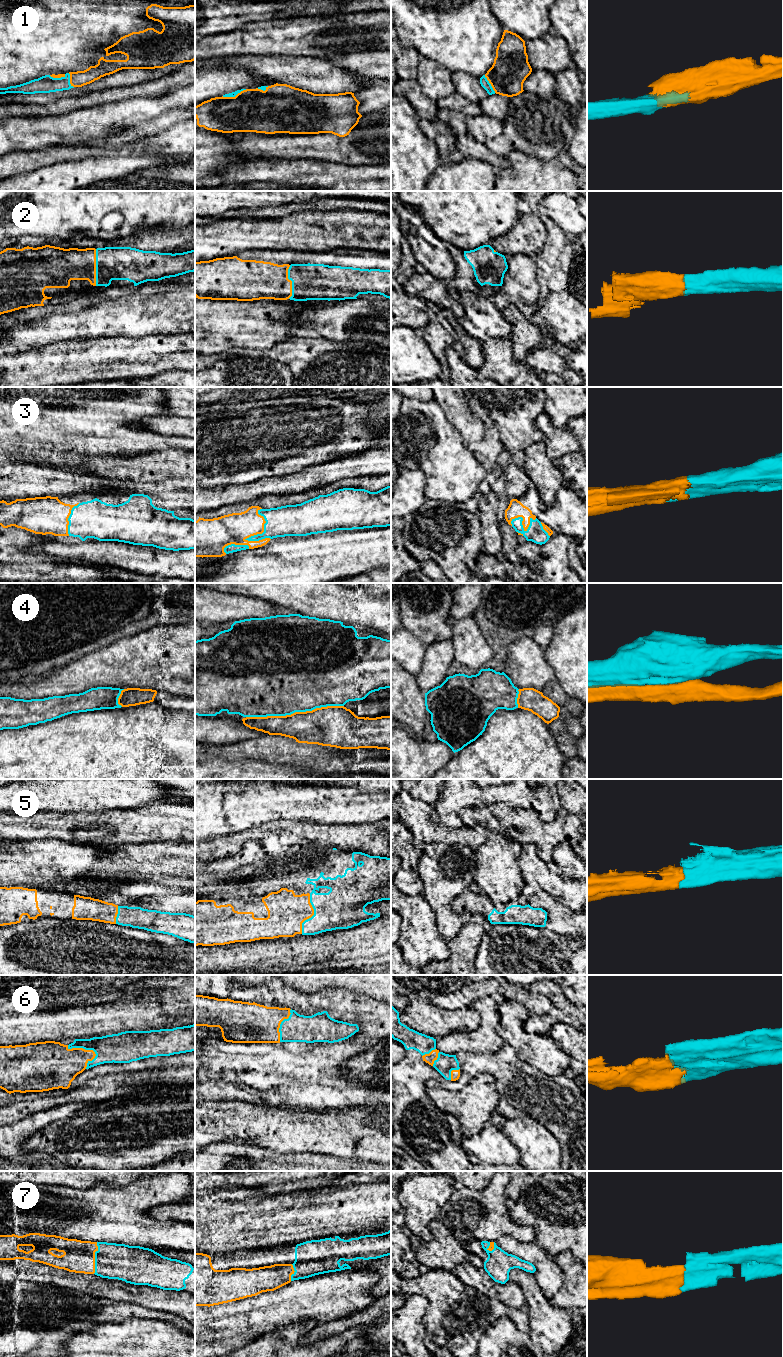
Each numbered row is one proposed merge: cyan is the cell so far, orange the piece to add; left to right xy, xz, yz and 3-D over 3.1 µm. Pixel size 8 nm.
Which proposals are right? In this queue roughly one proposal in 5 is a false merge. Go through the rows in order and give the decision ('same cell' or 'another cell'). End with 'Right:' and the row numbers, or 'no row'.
1: same cell
2: same cell
3: same cell
4: another cell
5: same cell
6: same cell
7: same cell
Right: 1, 2, 3, 5, 6, 7

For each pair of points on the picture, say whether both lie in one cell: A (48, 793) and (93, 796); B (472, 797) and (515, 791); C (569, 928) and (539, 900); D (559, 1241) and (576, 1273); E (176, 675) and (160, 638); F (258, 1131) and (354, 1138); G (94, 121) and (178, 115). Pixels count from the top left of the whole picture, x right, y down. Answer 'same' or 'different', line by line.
A: same
B: same
C: same
D: different
E: same
F: same
G: different

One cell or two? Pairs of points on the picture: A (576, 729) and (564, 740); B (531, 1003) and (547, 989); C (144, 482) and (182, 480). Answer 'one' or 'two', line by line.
A: two
B: two
C: one

